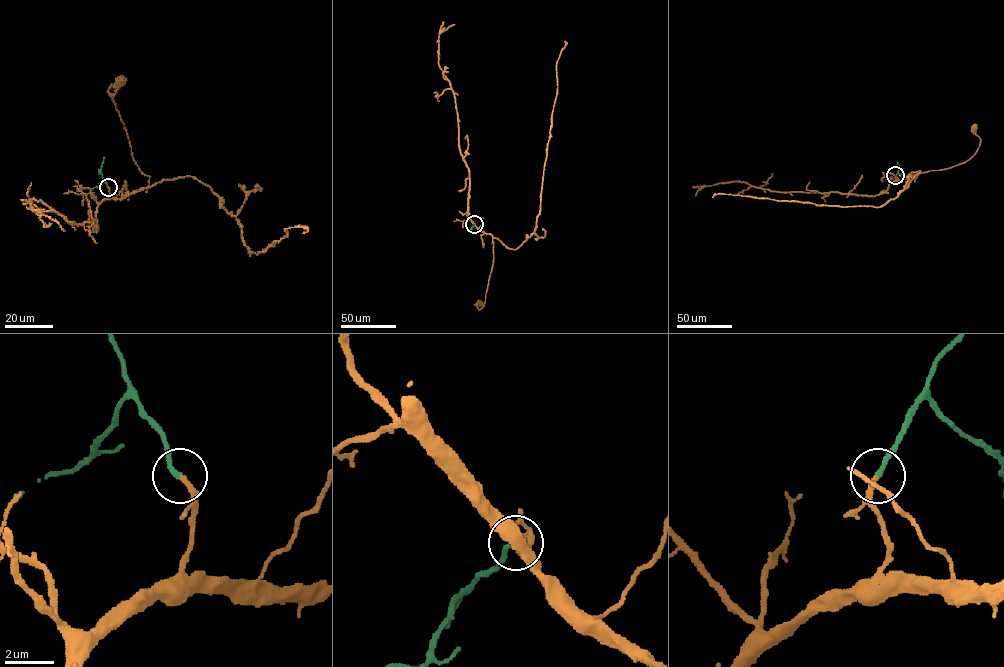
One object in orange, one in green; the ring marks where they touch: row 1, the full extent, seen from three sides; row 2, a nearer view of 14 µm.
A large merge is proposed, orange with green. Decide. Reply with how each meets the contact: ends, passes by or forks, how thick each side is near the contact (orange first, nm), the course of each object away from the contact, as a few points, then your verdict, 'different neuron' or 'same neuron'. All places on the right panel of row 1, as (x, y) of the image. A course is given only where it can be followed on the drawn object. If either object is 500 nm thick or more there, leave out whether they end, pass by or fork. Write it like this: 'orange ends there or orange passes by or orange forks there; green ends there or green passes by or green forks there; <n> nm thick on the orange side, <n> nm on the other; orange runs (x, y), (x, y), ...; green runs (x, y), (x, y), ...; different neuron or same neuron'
orange ends there; green ends there; 220 nm thick on the orange side, 220 nm on the other; orange runs (895, 175), (896, 180), (901, 180), (906, 176), (949, 168), (970, 159), (980, 141), (974, 133), (974, 127); green runs (896, 175), (900, 168), (897, 162); same neuron

